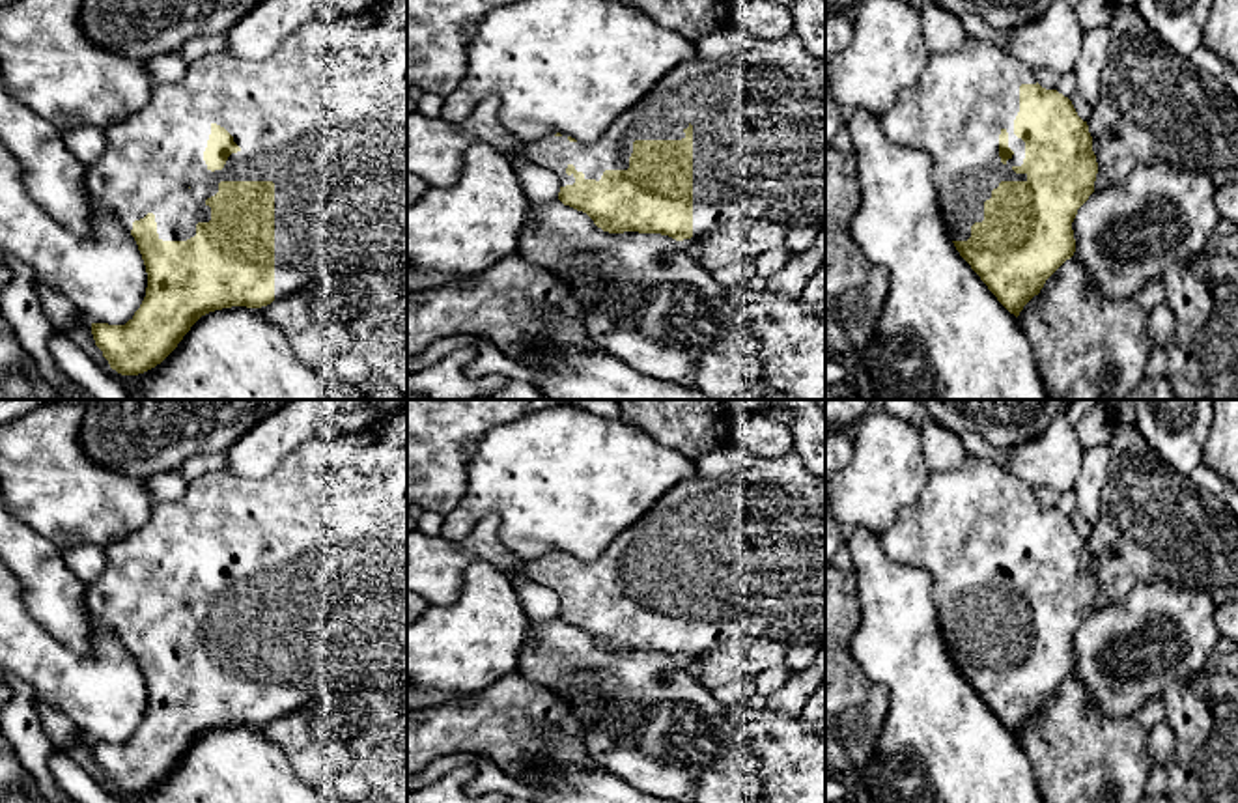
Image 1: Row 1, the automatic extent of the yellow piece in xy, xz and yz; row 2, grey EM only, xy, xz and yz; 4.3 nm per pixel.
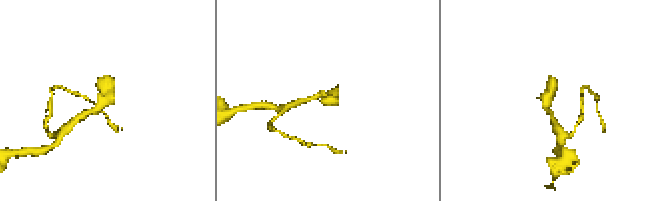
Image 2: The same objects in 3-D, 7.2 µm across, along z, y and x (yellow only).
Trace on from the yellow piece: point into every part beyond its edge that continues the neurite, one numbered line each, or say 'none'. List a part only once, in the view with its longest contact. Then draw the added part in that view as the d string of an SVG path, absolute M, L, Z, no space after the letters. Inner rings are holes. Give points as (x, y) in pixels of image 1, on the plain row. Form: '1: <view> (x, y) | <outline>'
1: xy (323, 536) | M407 407L381 415L360 433L347 433L336 439L310 439L267 476L239 476L222 469L189 482L183 497L155 504L149 519L138 530L106 547L106 568L103 575L86 588L88 613L97 620L106 622L127 650L133 648L134 639L153 631L157 652L162 659L187 659L196 654L198 641L211 639L211 626L205 618L218 611L220 599L274 601L274 719L316 700L325 691L407 689ZM213 542L224 545L241 566L228 575L222 588L215 590L211 590L204 579Z

